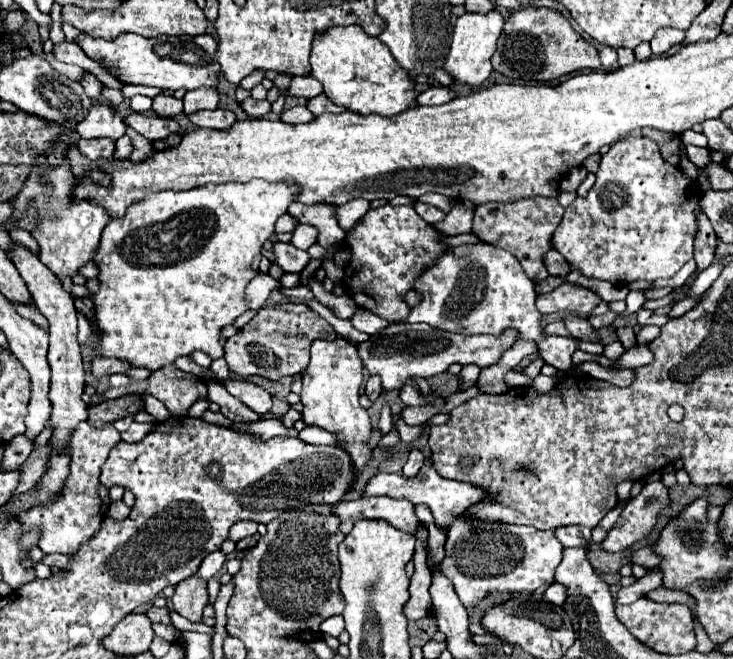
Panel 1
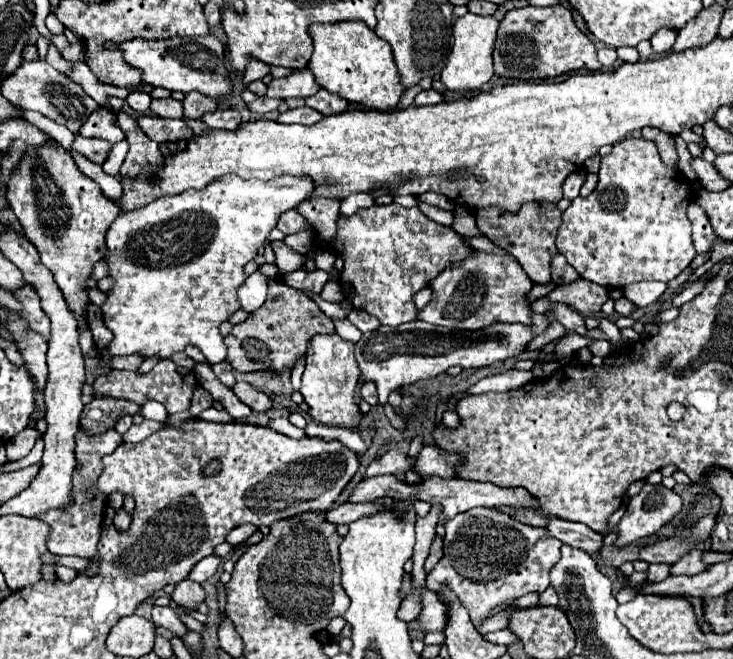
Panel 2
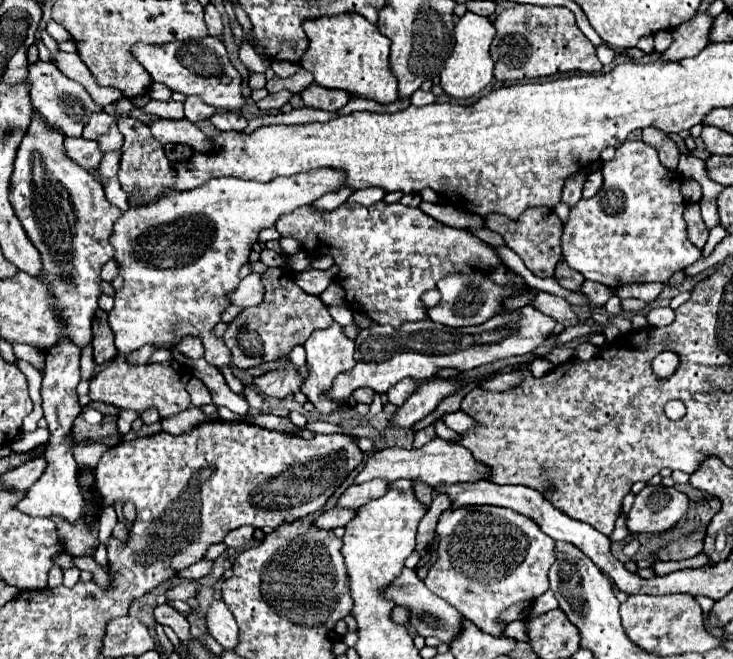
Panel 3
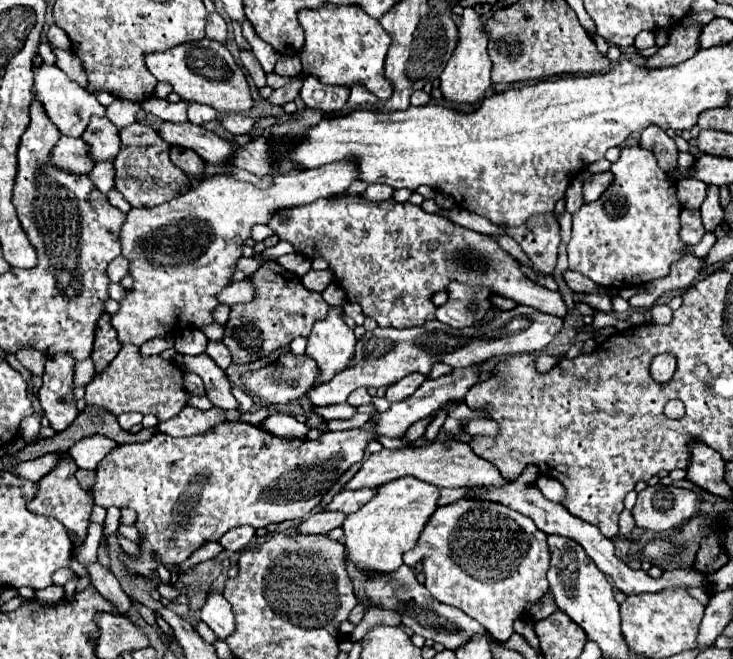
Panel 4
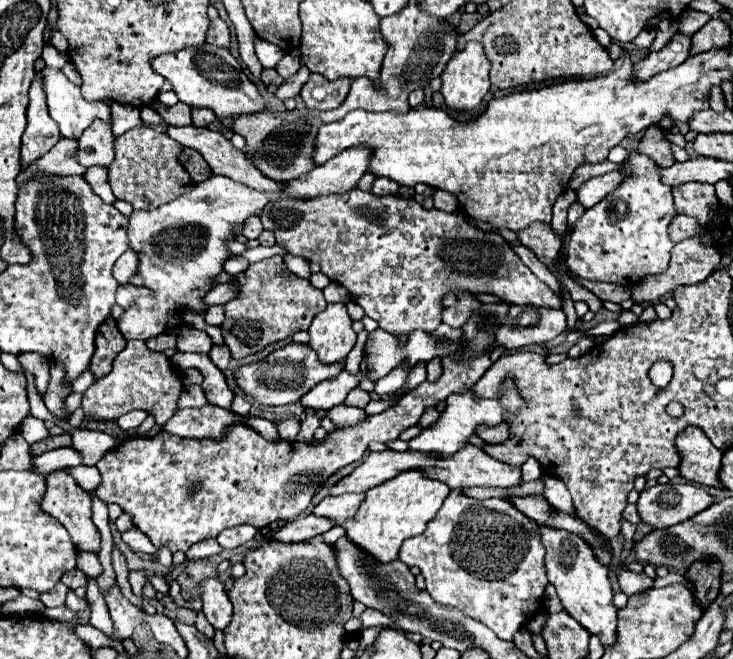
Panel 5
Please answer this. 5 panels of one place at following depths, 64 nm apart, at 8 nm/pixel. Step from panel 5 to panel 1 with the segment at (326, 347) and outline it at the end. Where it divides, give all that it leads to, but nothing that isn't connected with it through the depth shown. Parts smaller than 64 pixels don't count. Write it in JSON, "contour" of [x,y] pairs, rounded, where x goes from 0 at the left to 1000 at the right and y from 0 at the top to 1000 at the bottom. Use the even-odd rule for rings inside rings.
{"contour":[[[458,513],[456,519],[447,516],[431,516],[426,522],[423,534],[423,552],[417,558],[417,568],[412,574],[412,640],[417,646],[434,646],[442,649],[461,665],[461,680],[469,680],[483,707],[483,725],[488,716],[502,704],[508,692],[508,680],[502,680],[508,643],[502,634],[502,625],[488,610],[494,583],[494,546],[480,522],[475,522],[467,513]]]}

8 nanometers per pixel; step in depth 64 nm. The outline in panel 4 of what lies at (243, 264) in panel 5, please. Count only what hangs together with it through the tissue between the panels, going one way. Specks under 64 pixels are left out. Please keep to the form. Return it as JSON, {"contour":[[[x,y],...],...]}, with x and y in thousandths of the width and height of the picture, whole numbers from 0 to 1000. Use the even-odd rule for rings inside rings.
{"contour":[[[327,392],[325,401],[322,401],[322,407],[330,410],[330,413],[336,413],[341,419],[341,416],[349,413],[349,407],[355,407],[355,401],[357,398],[355,395],[347,395],[347,392]]]}

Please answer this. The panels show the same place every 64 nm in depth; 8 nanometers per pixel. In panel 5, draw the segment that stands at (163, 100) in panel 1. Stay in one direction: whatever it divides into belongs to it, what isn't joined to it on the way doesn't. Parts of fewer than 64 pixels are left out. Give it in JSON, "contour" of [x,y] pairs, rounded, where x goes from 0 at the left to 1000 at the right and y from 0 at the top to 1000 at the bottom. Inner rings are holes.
{"contour":[[[210,155],[210,161],[207,161],[218,176],[221,176],[221,182],[226,185],[226,188],[232,188],[232,191],[256,191],[256,188],[262,188],[259,182],[259,161],[256,158],[251,158],[251,155],[243,155],[240,161],[224,161],[221,155]]]}

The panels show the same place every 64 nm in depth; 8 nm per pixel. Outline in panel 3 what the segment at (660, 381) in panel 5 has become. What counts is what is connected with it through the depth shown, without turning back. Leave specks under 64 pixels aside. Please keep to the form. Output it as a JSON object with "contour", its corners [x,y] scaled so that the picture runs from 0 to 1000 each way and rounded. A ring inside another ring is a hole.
{"contour":[[[903,534],[900,540],[892,543],[889,549],[889,558],[892,558],[892,568],[898,574],[911,574],[925,555],[925,540],[917,537],[917,534]]]}

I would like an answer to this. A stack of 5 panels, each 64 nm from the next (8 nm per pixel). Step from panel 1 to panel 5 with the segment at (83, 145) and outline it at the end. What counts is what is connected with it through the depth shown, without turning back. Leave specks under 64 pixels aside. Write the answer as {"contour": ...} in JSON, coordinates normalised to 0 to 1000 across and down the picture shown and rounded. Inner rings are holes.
{"contour":[[[82,209],[68,231],[63,231],[55,243],[49,243],[49,249],[44,249],[44,255],[38,255],[35,261],[27,261],[22,276],[33,279],[52,258],[60,258],[65,264],[79,264],[79,267],[98,267],[98,264],[112,267],[117,255],[104,243],[104,212]]]}

